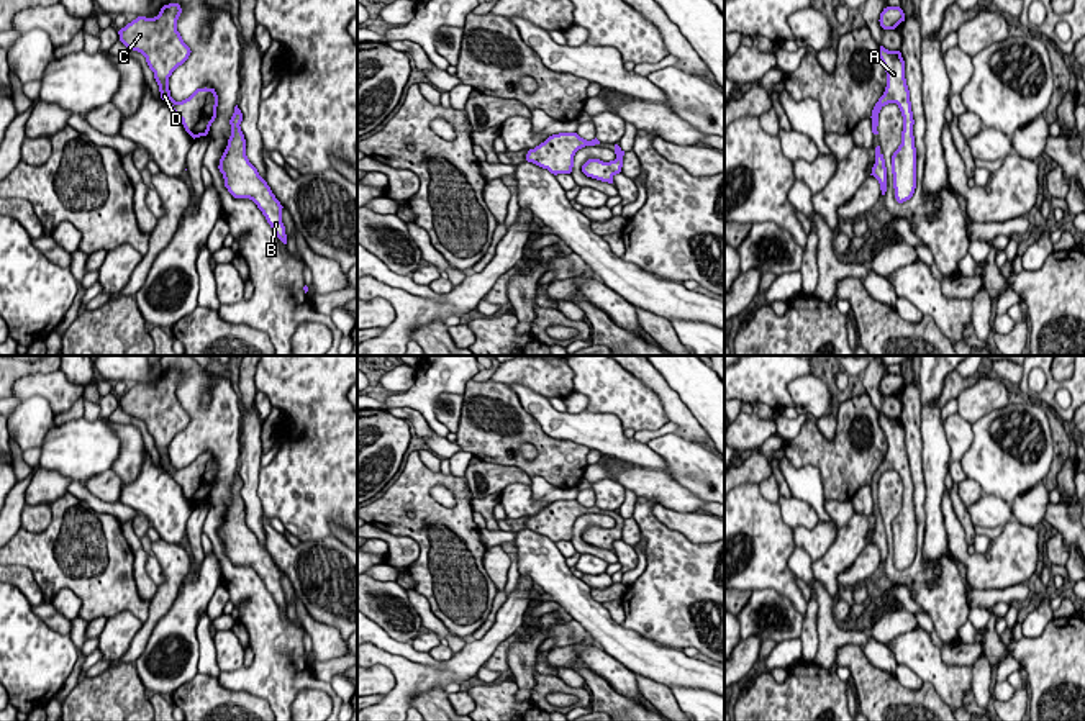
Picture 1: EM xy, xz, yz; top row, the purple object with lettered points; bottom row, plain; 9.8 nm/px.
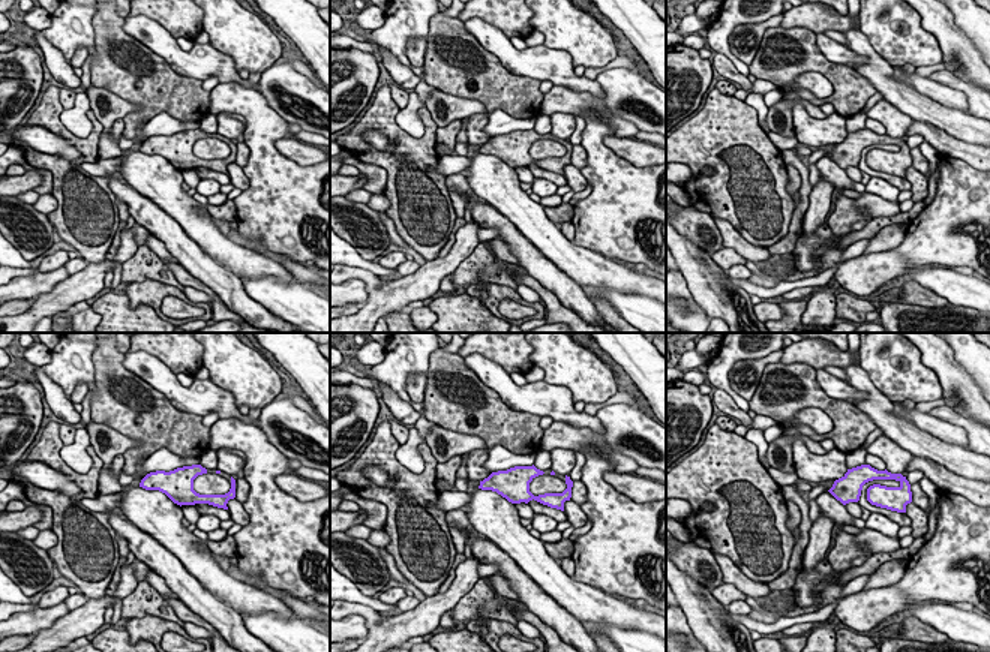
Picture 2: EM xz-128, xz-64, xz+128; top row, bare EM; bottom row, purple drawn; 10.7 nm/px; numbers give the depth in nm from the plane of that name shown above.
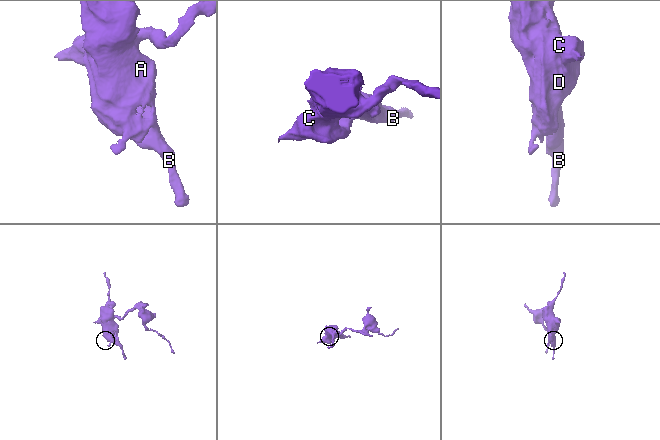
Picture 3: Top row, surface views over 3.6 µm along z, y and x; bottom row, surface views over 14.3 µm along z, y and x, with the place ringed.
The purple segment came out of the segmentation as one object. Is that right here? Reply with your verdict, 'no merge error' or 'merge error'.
no merge error

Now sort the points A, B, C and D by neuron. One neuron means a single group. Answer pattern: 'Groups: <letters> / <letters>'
Groups: A B C D

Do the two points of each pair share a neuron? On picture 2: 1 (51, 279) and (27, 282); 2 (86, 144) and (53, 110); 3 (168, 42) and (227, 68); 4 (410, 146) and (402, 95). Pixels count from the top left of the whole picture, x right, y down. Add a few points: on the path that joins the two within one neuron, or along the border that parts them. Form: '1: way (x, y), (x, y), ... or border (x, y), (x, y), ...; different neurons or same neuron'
1: way (45, 282), (33, 282); same neuron
2: way (75, 141), (53, 120); same neuron
3: way (180, 57), (186, 63), (212, 63); same neuron
4: border (389, 86), (392, 99), (401, 108); different neurons

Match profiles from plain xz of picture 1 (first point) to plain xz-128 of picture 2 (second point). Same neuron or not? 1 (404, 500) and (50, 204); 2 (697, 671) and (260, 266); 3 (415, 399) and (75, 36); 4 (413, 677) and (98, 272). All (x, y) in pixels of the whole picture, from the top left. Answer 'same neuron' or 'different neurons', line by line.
1: different neurons
2: same neuron
3: same neuron
4: same neuron

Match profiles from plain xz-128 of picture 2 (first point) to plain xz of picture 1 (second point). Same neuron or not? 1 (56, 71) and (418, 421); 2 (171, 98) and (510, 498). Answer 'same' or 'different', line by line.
1: different
2: different

